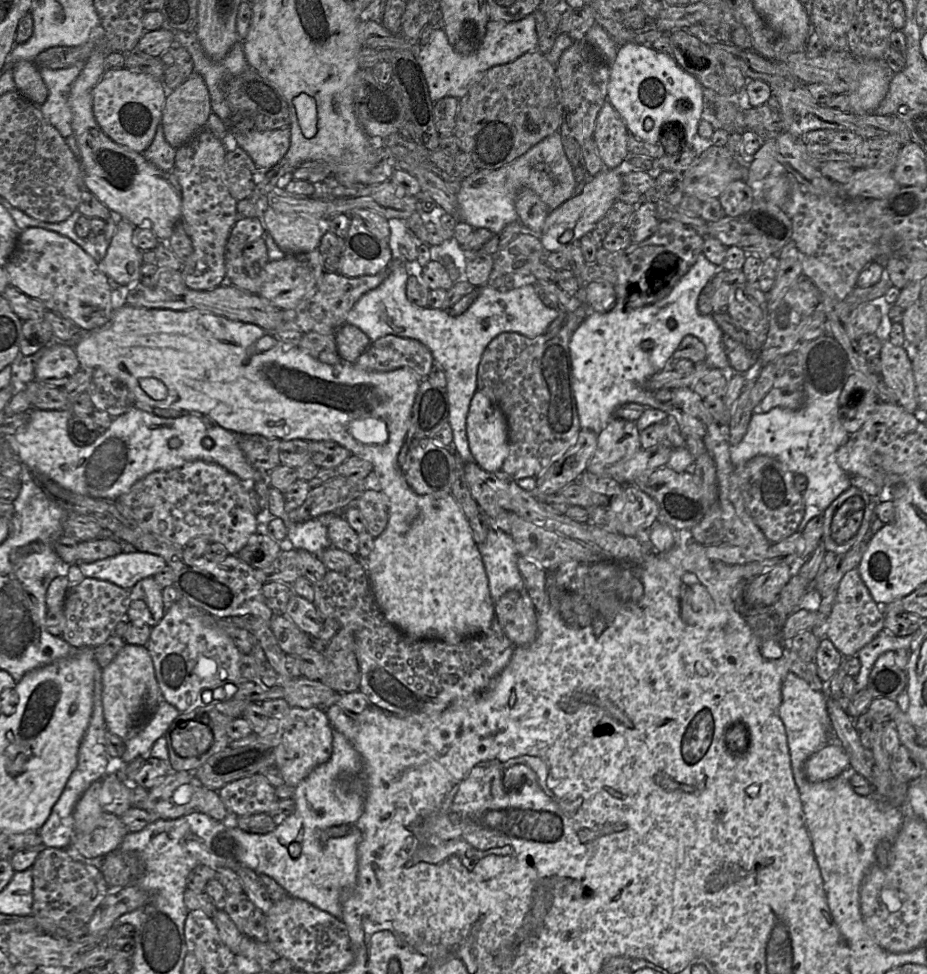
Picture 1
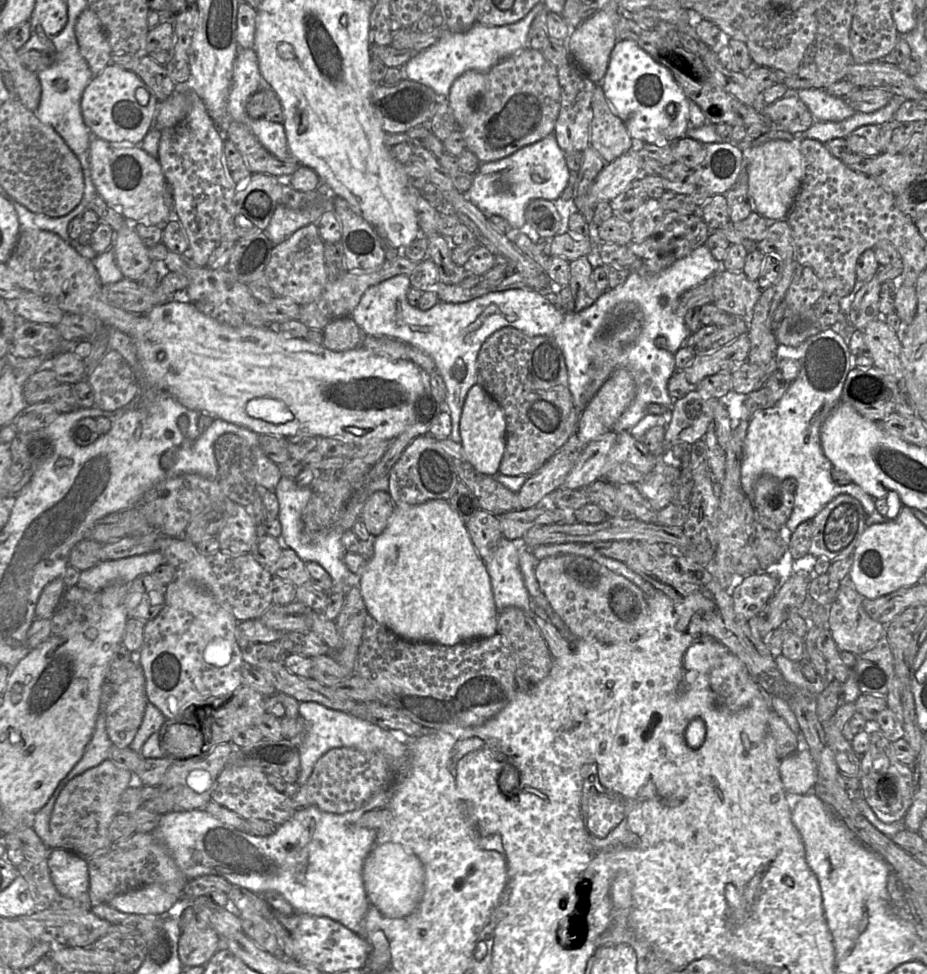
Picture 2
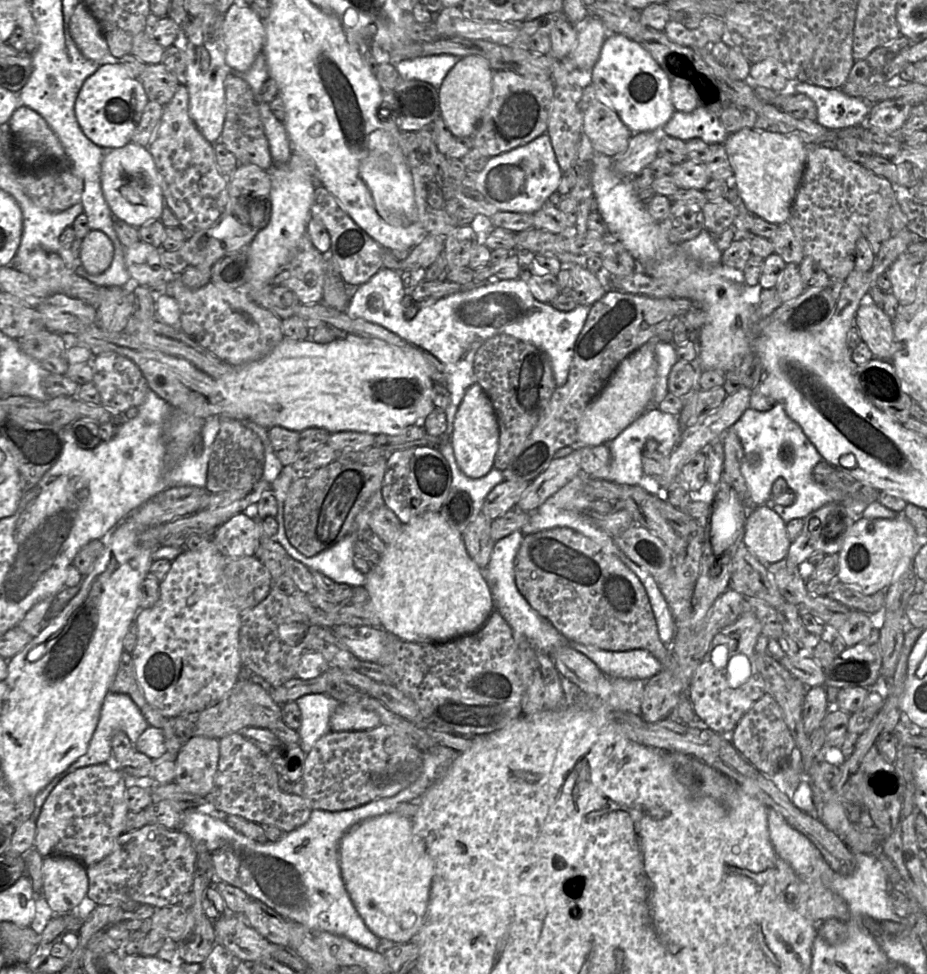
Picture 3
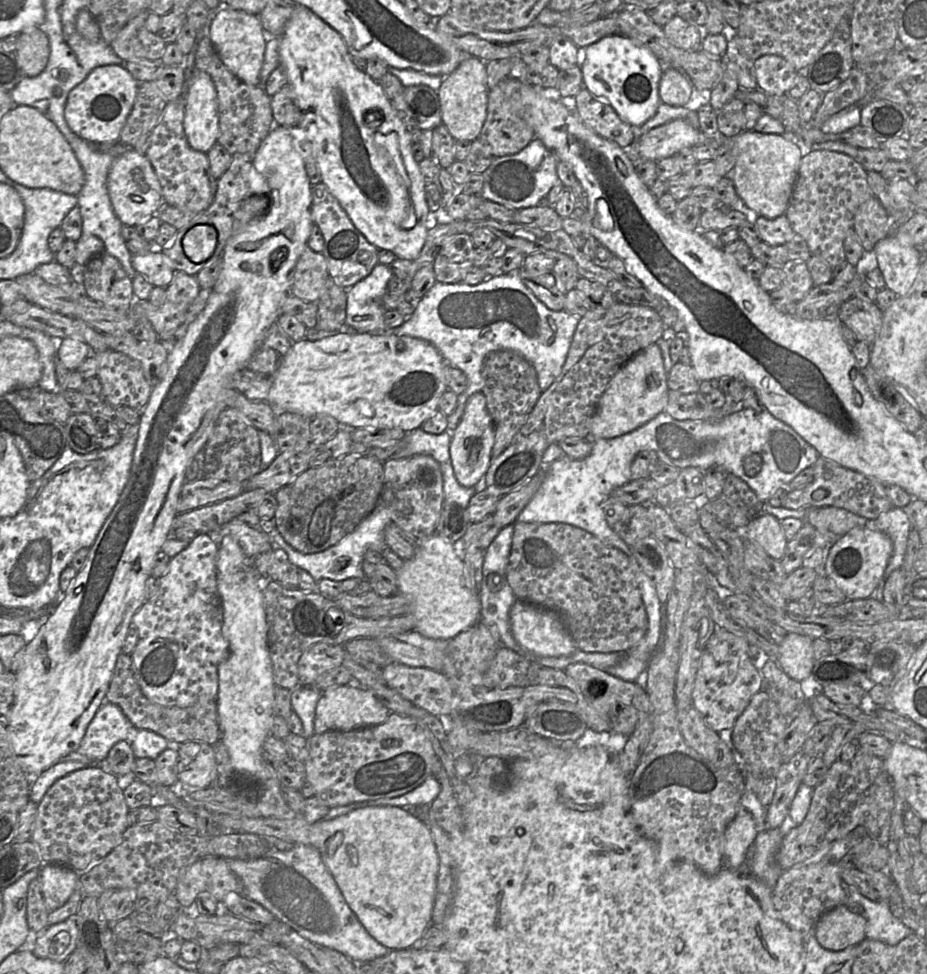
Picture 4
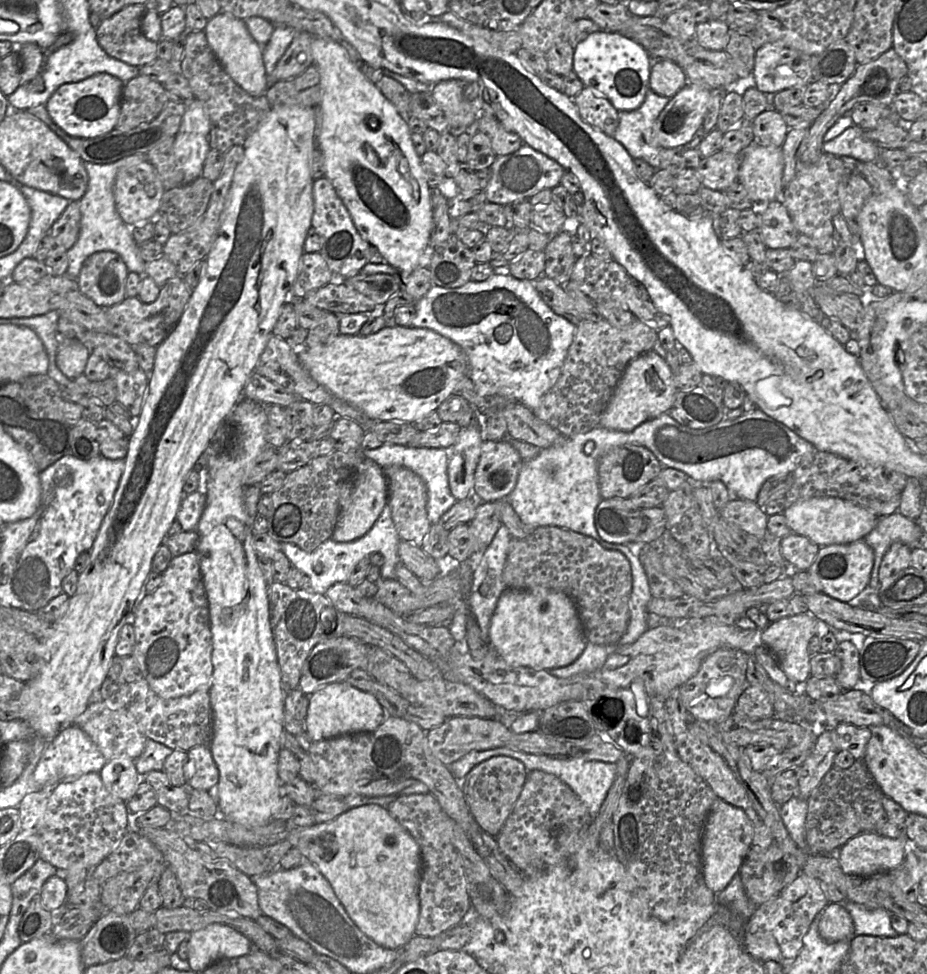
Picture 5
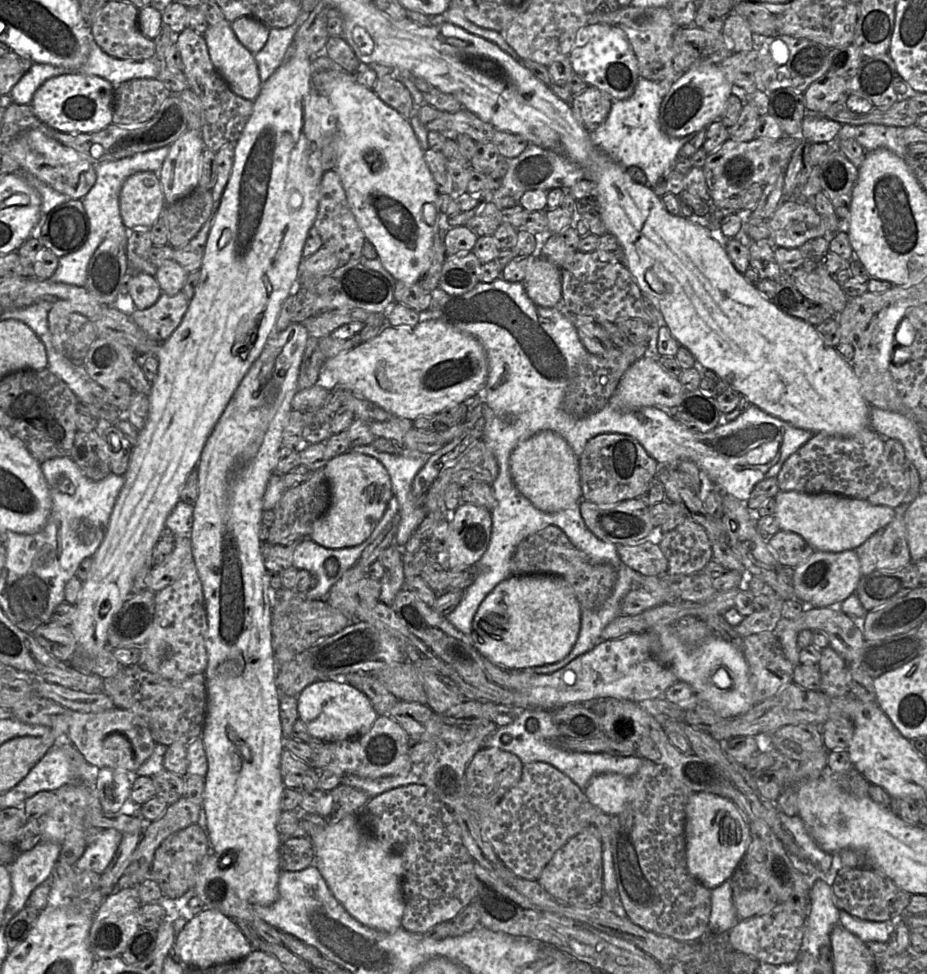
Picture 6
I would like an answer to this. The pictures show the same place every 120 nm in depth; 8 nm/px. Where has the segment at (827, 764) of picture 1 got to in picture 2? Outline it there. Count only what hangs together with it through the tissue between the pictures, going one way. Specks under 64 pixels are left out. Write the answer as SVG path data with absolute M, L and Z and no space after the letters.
M805 745L781 760L780 777L786 792L806 794L817 781L815 761Z

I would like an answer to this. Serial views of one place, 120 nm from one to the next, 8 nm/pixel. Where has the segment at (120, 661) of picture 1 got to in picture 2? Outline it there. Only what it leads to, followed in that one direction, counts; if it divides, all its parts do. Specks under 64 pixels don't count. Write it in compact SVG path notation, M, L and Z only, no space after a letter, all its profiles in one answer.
M136 661L133 675L116 688L106 710L106 730L113 745L128 748L145 713L145 676Z

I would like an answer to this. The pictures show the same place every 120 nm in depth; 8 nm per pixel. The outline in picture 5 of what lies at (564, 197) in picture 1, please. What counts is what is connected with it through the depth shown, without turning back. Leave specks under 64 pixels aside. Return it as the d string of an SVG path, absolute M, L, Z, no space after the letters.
M523 144L513 154L497 156L491 165L492 175L485 189L487 203L508 205L513 202L528 200L544 189L559 186L566 170L555 160Z

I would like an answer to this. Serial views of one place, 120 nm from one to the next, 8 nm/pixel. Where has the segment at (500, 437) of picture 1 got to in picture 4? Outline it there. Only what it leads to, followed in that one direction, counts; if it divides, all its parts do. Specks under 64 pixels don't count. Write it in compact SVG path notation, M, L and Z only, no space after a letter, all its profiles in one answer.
M482 392L474 393L466 403L463 416L449 445L453 471L461 486L474 487L484 478L492 460L494 439L494 424L487 409L486 397Z

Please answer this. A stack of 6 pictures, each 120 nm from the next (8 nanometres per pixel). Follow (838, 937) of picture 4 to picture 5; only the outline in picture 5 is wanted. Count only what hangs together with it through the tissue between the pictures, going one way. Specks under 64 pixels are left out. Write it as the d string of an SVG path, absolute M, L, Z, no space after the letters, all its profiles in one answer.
M829 903L819 914L818 931L827 942L851 940L854 936L853 918L841 903Z

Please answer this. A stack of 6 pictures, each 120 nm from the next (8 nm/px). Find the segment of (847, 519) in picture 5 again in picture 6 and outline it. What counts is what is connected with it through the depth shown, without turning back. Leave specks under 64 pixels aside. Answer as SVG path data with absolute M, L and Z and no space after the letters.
M779 491L774 516L781 530L802 536L814 550L840 552L855 550L872 534L884 529L894 518L894 509L843 495L821 492Z

